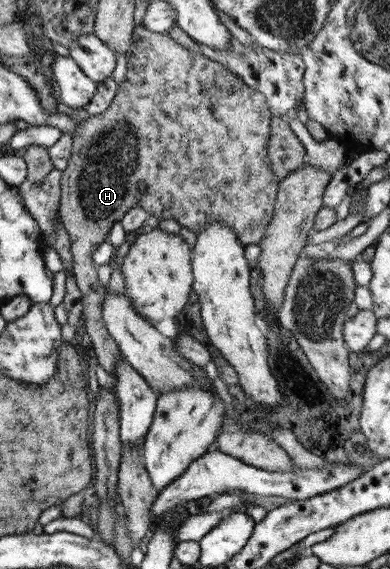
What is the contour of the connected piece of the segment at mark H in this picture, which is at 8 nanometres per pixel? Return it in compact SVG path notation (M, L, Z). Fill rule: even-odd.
M141 24L133 29L133 38L131 38L131 55L133 58L126 58L127 72L124 80L116 89L115 97L109 107L101 114L95 114L85 120L78 122L78 127L74 130L74 138L71 140L70 155L65 170L61 172L60 199L58 204L58 218L63 228L69 236L69 248L71 253L72 275L74 276L76 286L82 294L82 315L84 316L84 327L87 336L91 341L96 360L106 373L114 379L114 366L119 361L125 361L120 355L117 343L111 338L111 335L105 328L105 323L101 319L101 303L104 299L104 287L97 281L97 265L91 261L91 252L96 246L107 239L109 229L115 222L134 206L140 206L145 212L153 212L158 219L171 218L184 226L186 230L194 232L196 235L207 223L226 223L230 226L232 233L235 234L239 244L257 244L261 240L265 227L270 221L273 214L273 205L275 193L278 188L279 179L271 173L267 160L266 144L269 134L269 121L272 117L266 104L265 98L245 85L236 75L233 75L226 67L206 58L201 54L190 52L176 44L165 33L149 32Z

